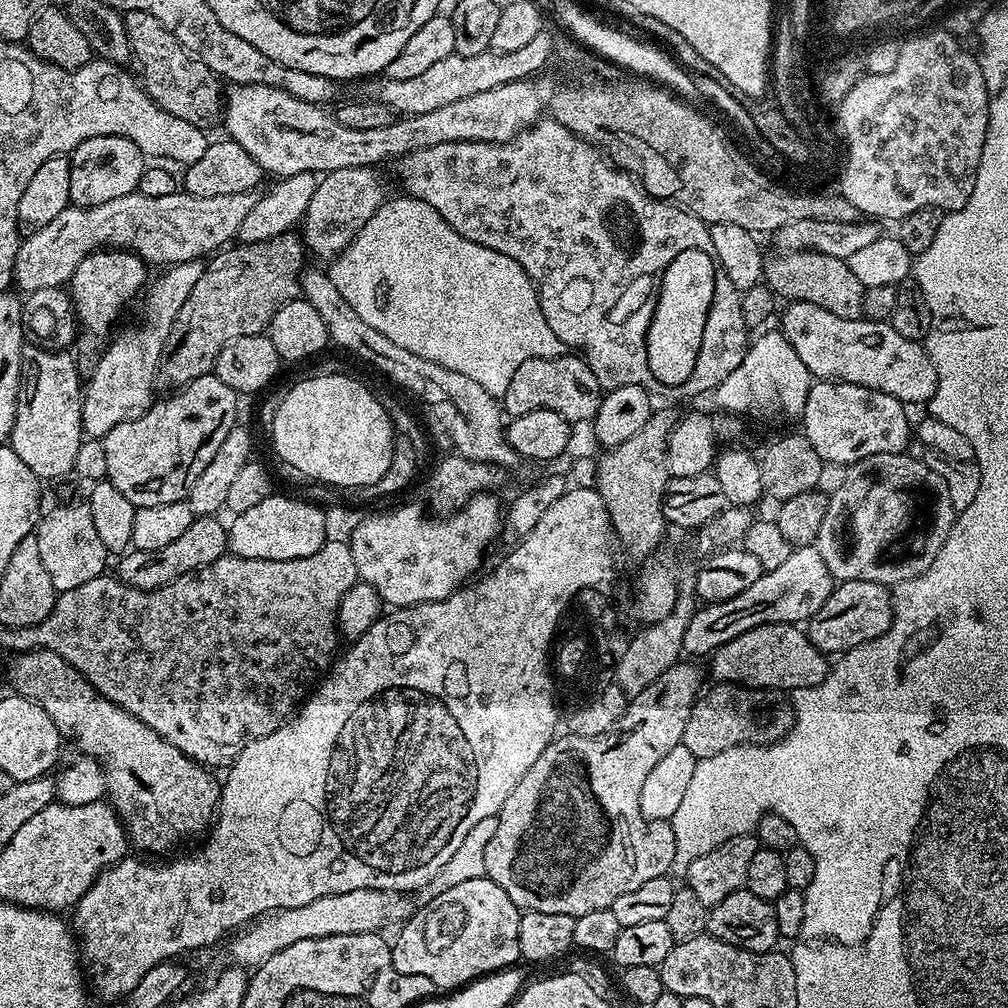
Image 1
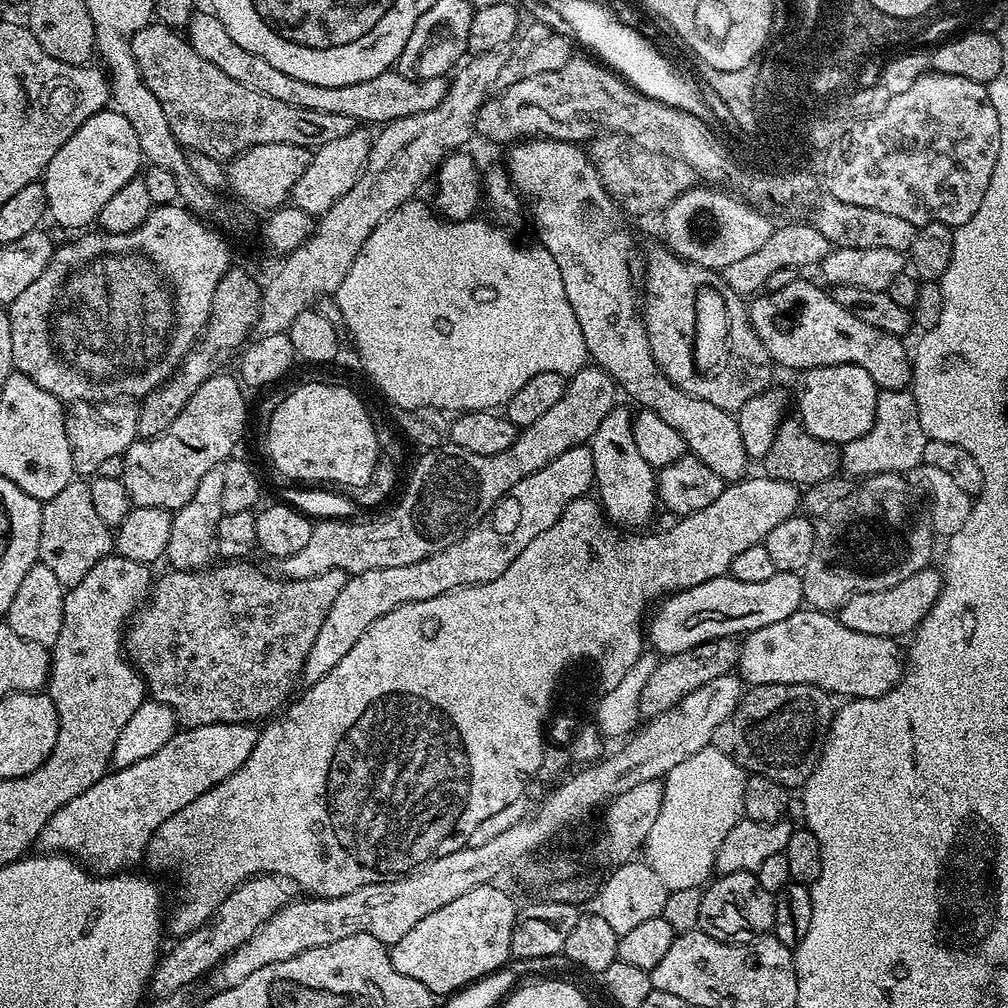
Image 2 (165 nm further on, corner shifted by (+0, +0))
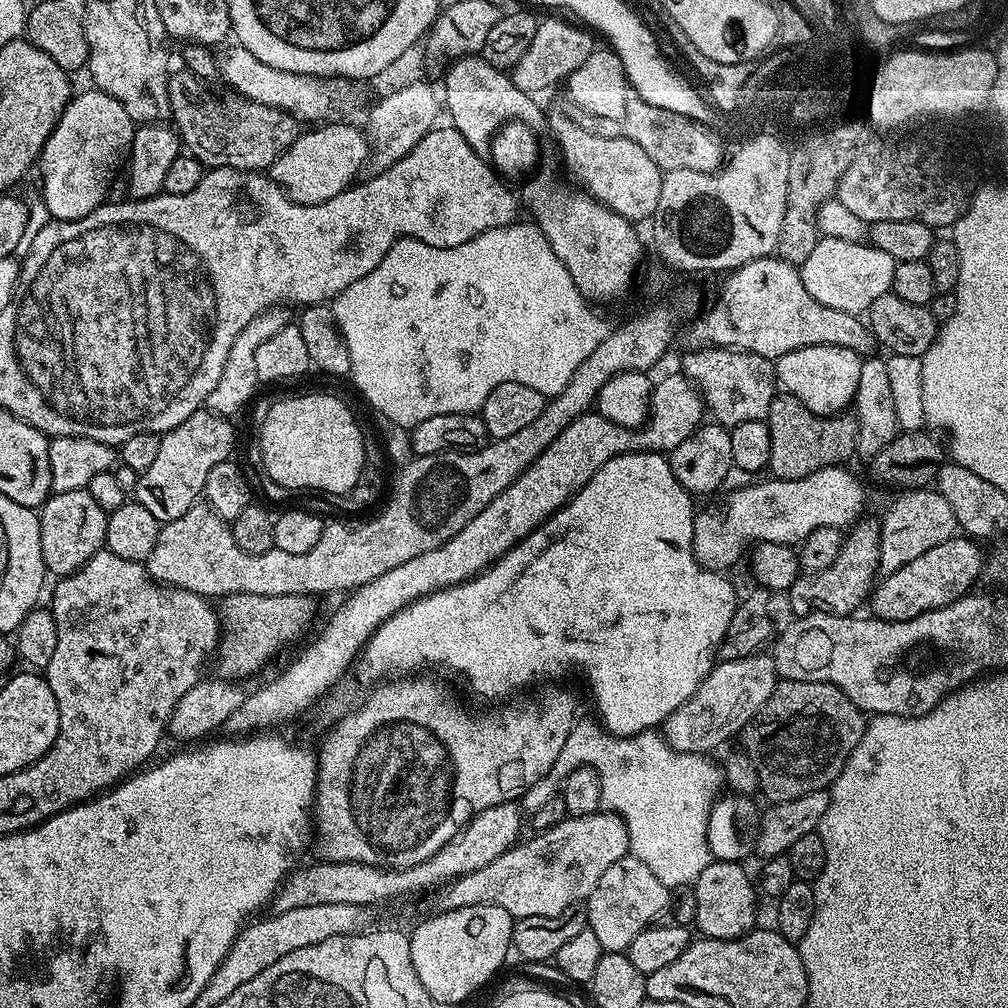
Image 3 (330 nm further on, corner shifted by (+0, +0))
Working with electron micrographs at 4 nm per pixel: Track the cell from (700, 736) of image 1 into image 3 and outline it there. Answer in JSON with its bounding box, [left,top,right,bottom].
[742,679,865,804]

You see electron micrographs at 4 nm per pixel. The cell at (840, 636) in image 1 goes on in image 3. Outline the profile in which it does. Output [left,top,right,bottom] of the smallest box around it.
[871,534,986,622]

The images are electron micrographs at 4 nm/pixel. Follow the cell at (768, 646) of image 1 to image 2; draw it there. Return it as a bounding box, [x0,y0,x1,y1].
[738,610,902,698]

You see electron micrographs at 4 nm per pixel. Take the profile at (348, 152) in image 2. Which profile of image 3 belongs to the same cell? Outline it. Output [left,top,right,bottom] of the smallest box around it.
[366,80,442,170]

